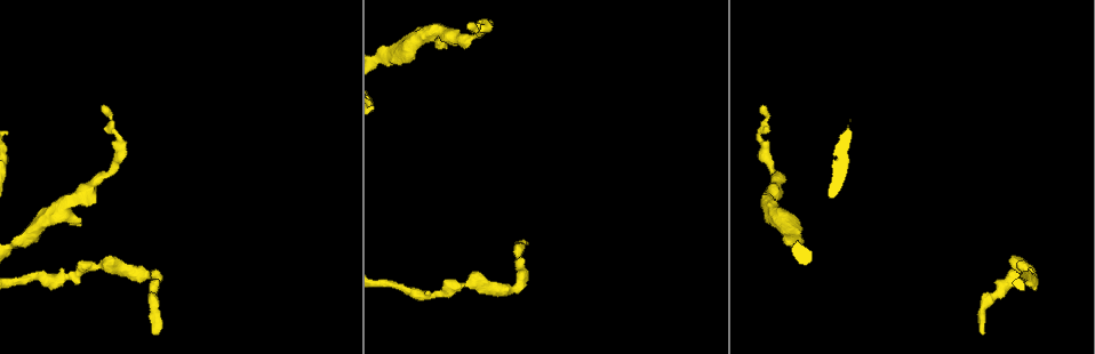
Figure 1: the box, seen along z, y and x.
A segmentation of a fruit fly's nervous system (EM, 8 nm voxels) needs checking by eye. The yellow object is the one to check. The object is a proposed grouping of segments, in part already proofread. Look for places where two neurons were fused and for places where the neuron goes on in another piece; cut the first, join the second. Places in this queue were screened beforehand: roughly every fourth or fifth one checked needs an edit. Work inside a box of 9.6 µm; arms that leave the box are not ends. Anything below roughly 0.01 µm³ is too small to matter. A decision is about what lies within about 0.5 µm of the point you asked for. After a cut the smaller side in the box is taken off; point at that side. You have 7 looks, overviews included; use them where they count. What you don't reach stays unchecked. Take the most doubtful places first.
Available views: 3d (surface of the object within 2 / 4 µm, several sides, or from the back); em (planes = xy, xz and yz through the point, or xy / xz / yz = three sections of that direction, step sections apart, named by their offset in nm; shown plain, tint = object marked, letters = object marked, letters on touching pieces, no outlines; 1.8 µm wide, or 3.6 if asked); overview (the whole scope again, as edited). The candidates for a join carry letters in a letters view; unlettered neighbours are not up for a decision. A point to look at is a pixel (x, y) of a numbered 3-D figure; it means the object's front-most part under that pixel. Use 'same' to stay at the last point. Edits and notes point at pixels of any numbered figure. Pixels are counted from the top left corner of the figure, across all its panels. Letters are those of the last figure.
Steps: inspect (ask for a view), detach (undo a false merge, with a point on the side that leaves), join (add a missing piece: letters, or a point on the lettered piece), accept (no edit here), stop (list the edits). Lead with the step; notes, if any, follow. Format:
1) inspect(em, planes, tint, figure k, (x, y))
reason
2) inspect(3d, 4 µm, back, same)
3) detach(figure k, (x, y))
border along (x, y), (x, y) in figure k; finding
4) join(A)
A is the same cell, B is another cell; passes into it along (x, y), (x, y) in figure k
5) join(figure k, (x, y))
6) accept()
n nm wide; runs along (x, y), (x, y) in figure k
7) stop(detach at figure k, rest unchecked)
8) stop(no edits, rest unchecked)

inspect(3d, 4 µm, figure 1, (157, 334))
end of a long branch

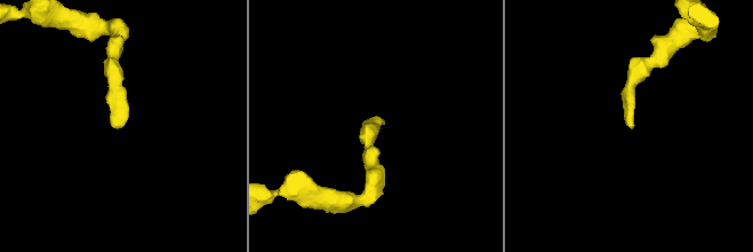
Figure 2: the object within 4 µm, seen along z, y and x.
inspect(em, xy, step 8, tint, figure 2, (381, 124))
need the tissue

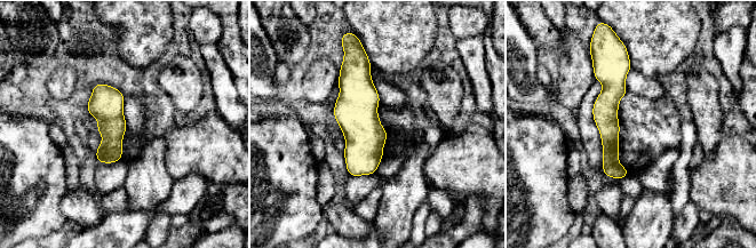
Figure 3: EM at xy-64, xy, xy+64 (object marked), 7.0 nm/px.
inspect(em, xy, step 8, letters, same)

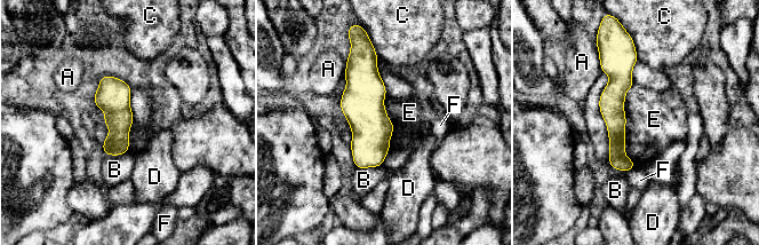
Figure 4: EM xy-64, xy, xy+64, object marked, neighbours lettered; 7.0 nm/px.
accept()
E touches over 600 nm; A, B, C, D, E and F are other cells; runs along (633, 53), (616, 88), (624, 168) in figure 4; no lettered piece goes on from it

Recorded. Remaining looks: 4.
inspect(3d, 4 µm, figure 1, (469, 24))
an open end

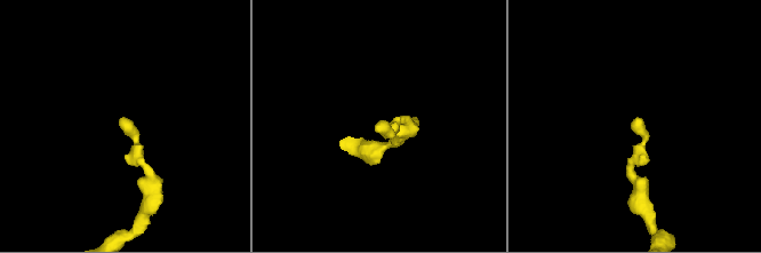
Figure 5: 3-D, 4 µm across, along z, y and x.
inspect(em, planes, letters, figure 5, (379, 126))

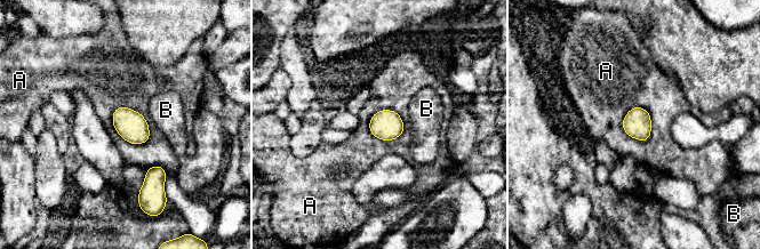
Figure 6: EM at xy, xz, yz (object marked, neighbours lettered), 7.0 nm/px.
accept()
A and B are other cells; none of them fits

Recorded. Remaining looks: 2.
inspect(em, 3.6 µm, yz, step 16, tint, figure 1, (80, 223))
branch stops here

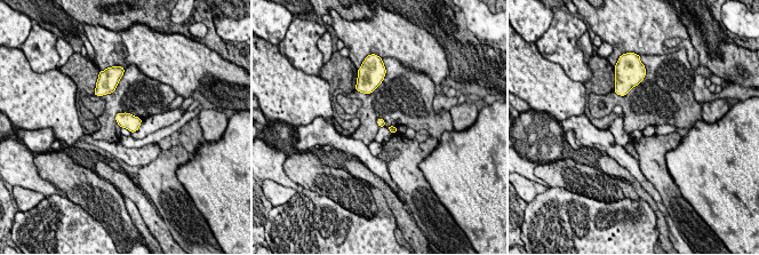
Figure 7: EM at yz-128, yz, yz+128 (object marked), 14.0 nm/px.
inspect(em, 3.6 µm, planes, letters, same)
cut it another way

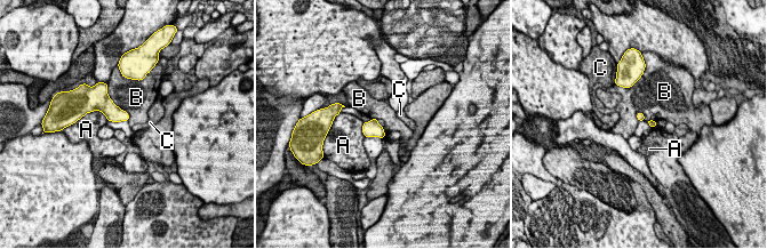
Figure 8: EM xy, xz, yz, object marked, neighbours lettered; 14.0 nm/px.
accept()
A, B and C are other cells; border along (106, 87), (128, 120) in figure 8; no lettered piece goes on from it

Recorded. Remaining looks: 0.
stop(no edits, rest unchecked)

